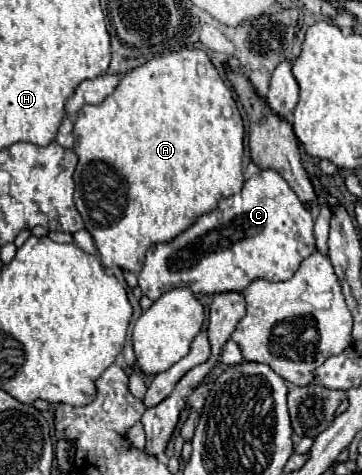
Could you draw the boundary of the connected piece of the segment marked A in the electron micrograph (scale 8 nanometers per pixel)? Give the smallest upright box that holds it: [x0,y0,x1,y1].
[75,48,243,272]

